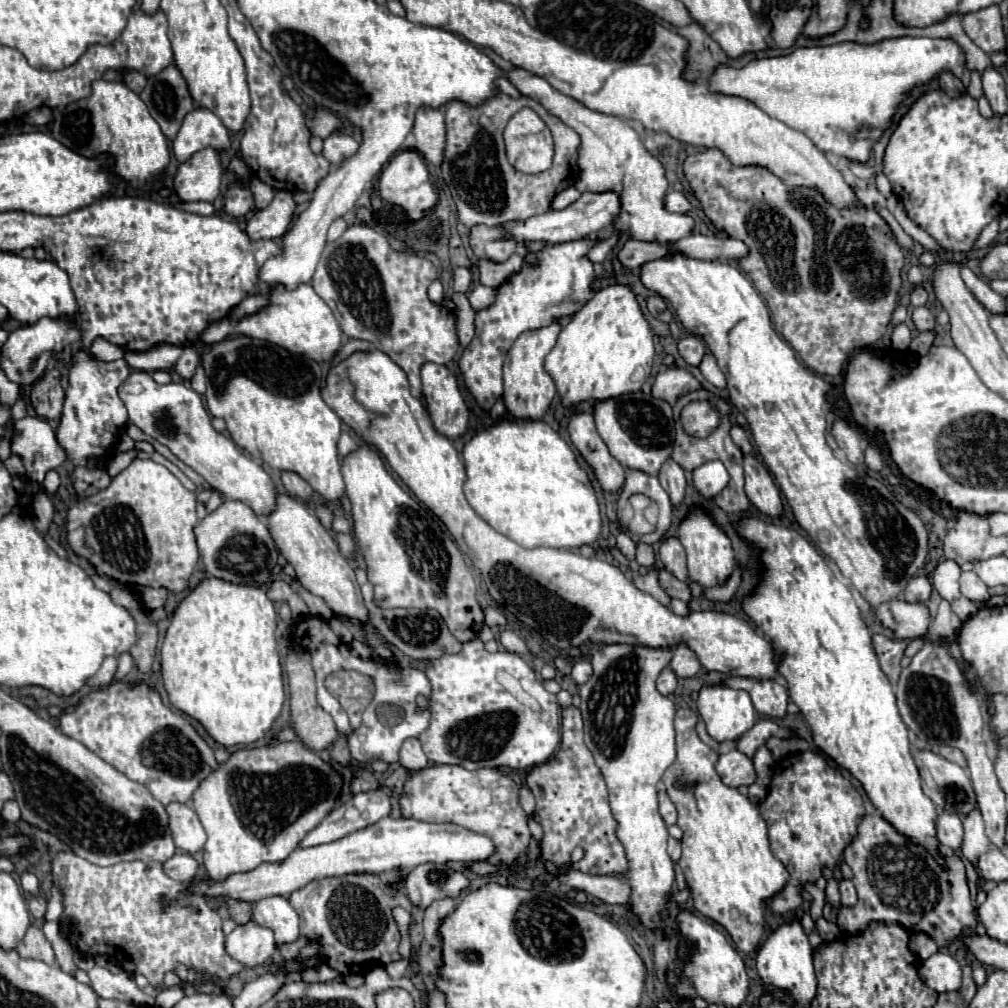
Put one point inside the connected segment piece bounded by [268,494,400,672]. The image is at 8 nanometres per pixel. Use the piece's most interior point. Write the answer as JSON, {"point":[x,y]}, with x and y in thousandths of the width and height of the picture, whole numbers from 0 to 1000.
{"point":[304,540]}

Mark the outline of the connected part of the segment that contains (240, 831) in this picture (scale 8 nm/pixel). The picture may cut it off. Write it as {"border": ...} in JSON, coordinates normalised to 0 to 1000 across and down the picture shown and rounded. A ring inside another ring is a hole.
{"border":[[[276,736],[262,742],[234,744],[226,756],[218,758],[214,768],[202,774],[202,780],[194,784],[190,802],[198,810],[198,815],[206,827],[202,837],[202,861],[212,875],[220,875],[234,865],[248,865],[260,855],[284,853],[300,835],[300,831],[312,823],[321,810],[329,804],[339,784],[339,772],[327,758],[317,754],[315,748],[304,744],[298,736]]]}

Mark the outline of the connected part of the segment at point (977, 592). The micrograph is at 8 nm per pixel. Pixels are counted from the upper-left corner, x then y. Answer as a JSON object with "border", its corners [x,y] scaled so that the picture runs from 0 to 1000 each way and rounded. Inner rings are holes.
{"border":[[[954,567],[952,571],[952,587],[966,595],[966,597],[978,597],[982,593],[980,581],[970,573],[968,567]]]}

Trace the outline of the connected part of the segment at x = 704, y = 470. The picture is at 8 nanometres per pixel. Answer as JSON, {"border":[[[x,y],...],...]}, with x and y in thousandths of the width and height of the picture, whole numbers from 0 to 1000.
{"border":[[[706,456],[706,458],[700,458],[694,464],[690,464],[687,468],[687,476],[688,476],[688,484],[694,488],[694,492],[704,496],[706,487],[702,487],[702,483],[718,483],[718,477],[721,477],[722,481],[724,472],[714,456]]]}

